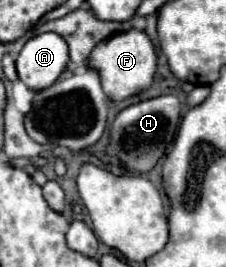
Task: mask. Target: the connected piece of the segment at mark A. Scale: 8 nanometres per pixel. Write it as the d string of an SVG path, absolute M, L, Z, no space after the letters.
M42 33L32 37L16 59L16 71L20 81L30 89L50 87L70 61L68 45L58 33Z

